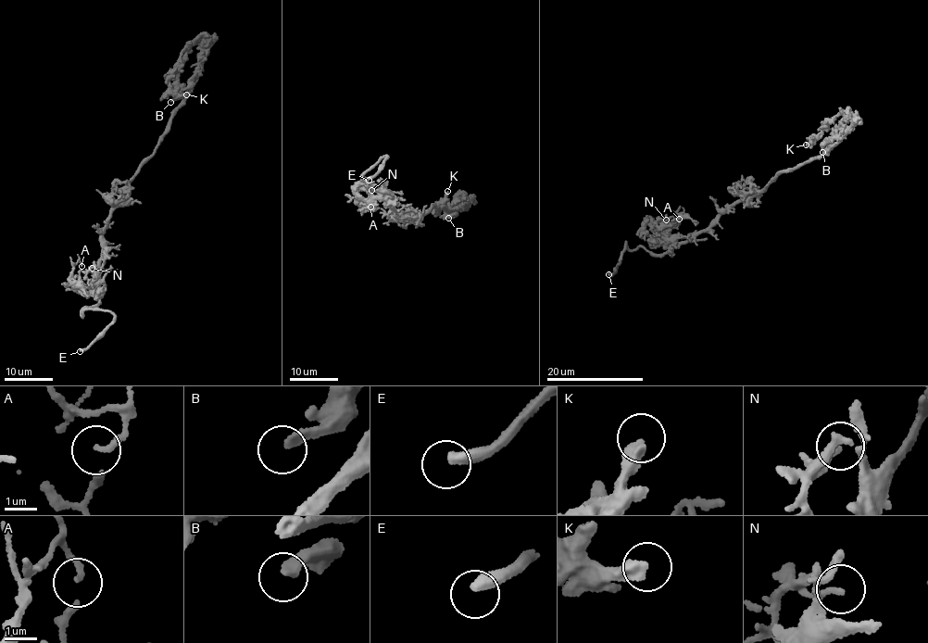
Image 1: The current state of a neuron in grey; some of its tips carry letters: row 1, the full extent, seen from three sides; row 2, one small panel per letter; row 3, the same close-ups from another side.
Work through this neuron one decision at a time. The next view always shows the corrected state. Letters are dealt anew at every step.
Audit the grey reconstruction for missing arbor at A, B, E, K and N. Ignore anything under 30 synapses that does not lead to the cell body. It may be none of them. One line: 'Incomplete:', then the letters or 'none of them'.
Incomplete: E

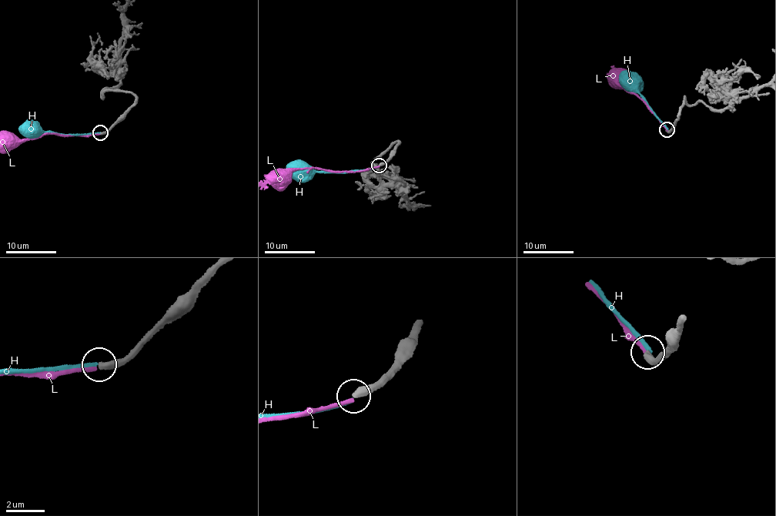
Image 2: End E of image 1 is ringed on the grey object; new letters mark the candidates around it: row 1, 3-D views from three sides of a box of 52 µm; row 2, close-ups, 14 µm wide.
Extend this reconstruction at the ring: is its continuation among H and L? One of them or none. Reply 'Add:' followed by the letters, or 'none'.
Add: none

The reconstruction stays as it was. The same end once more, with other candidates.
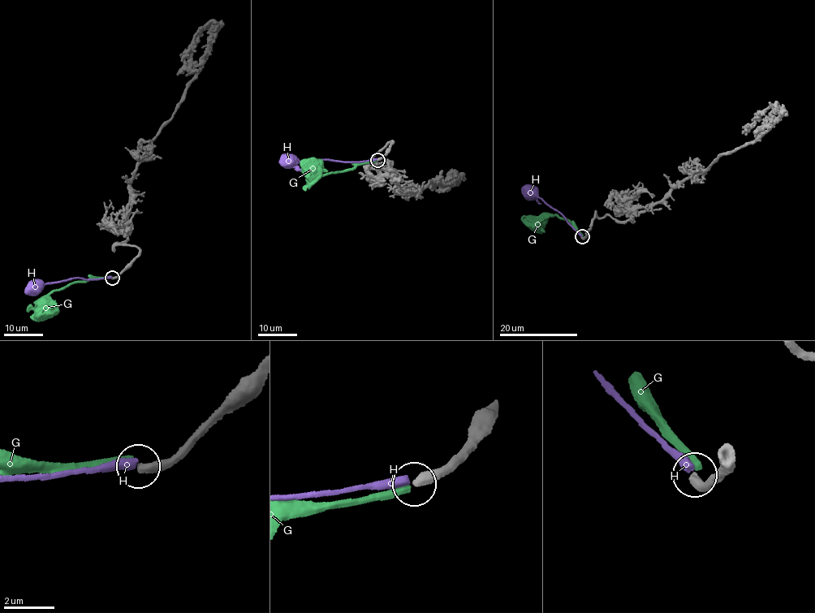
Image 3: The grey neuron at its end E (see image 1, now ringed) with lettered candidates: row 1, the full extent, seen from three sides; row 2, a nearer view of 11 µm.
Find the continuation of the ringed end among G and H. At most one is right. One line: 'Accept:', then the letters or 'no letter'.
Accept: no letter

